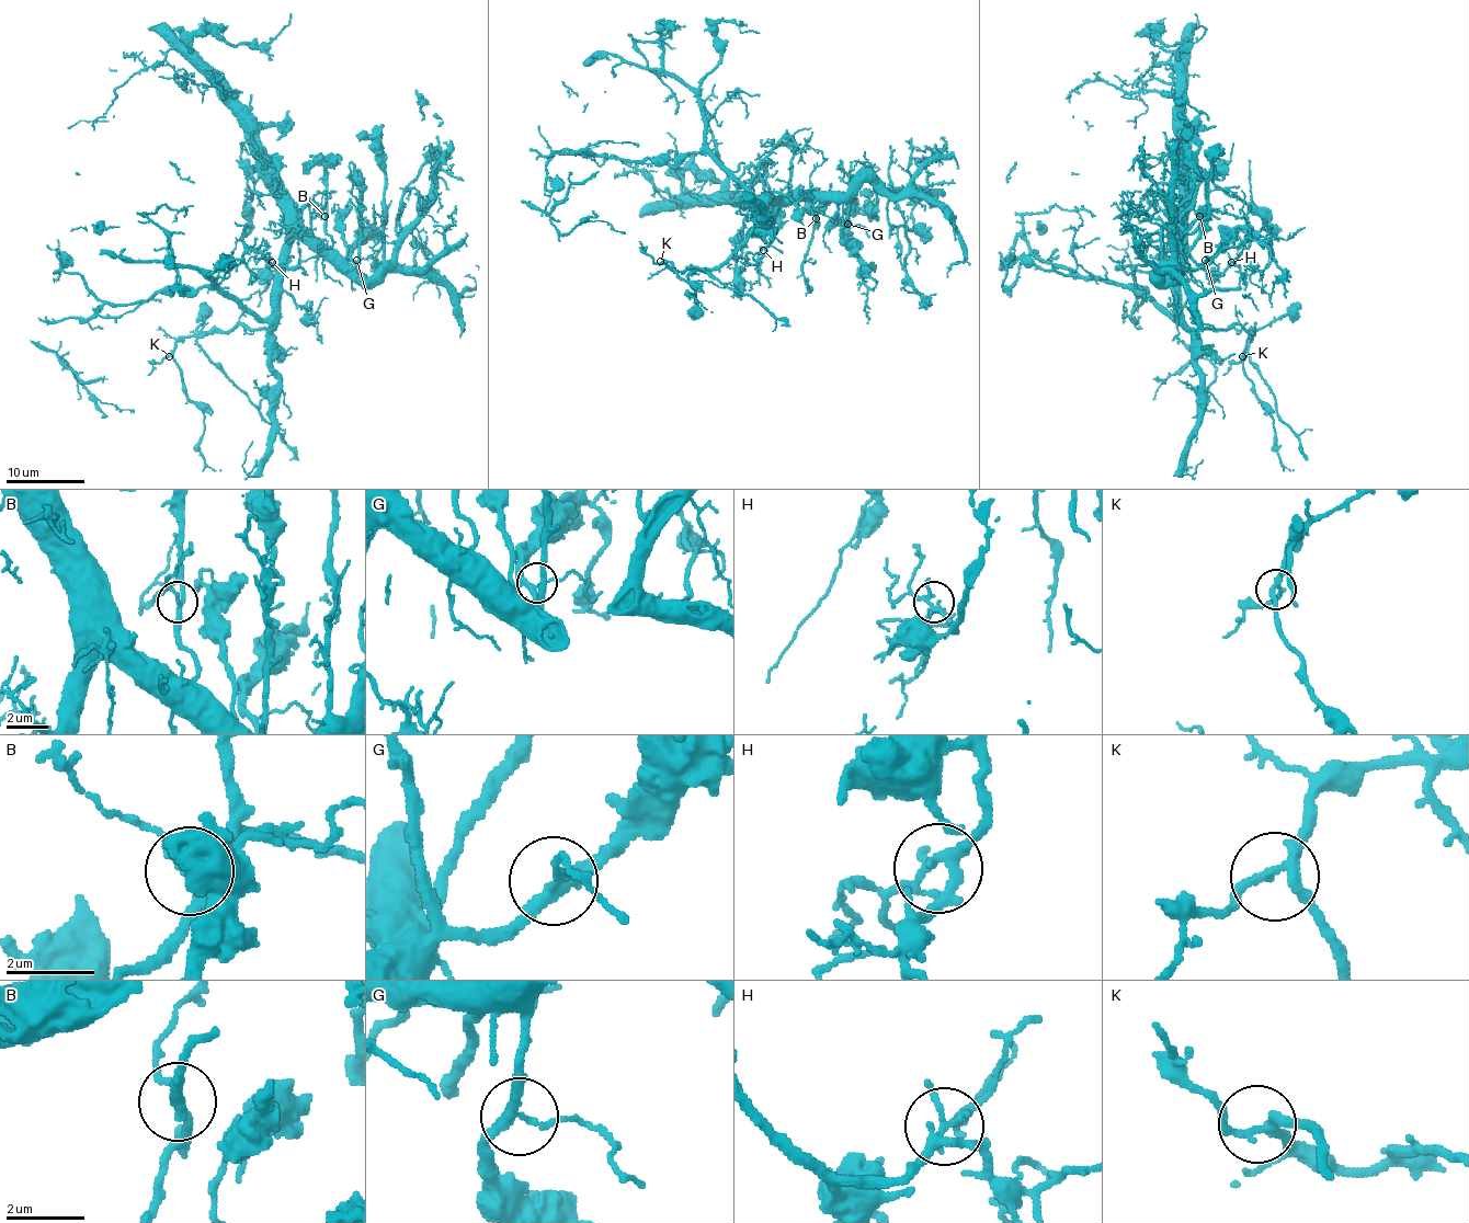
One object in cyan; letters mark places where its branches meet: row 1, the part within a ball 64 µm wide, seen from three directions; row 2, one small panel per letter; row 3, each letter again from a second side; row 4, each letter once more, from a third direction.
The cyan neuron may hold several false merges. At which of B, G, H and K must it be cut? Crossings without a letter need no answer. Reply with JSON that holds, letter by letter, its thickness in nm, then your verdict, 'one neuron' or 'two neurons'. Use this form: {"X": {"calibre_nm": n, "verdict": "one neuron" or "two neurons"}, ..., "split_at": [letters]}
{"B": {"calibre_nm": 200, "verdict": "one neuron"}, "G": {"calibre_nm": 240, "verdict": "one neuron"}, "H": {"calibre_nm": 200, "verdict": "one neuron"}, "K": {"calibre_nm": 200, "verdict": "one neuron"}, "split_at": []}

